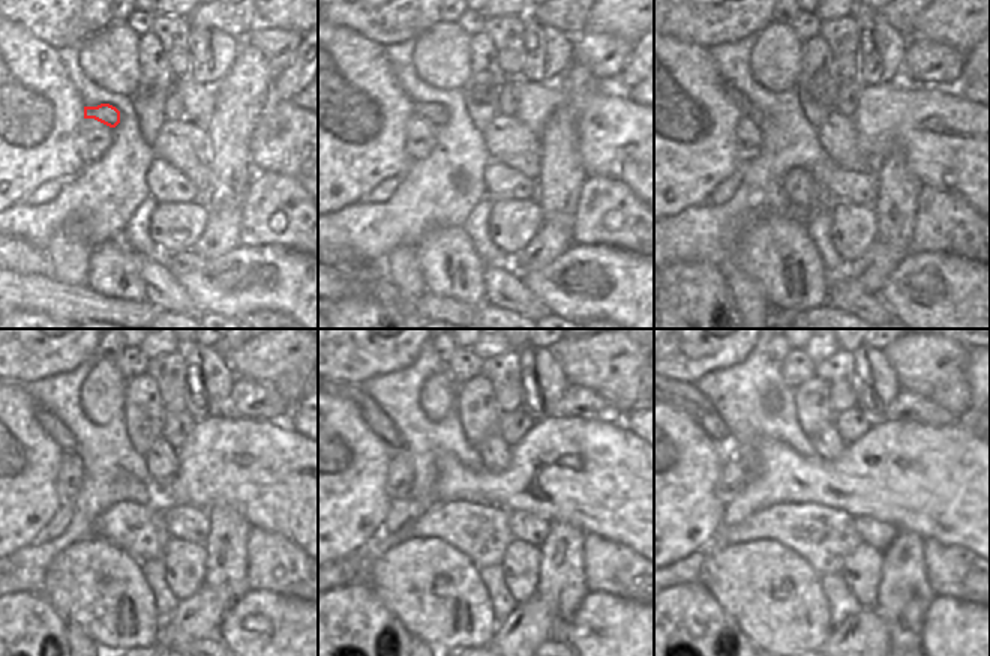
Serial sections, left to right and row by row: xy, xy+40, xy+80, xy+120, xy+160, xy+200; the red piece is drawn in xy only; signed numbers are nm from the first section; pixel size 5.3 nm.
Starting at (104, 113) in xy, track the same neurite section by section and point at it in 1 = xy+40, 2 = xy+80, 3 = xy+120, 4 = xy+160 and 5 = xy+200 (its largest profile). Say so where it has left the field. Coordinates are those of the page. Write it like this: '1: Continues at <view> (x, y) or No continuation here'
1: Continues at xy+40 (434, 113)
2: Continues at xy+80 (746, 108)
3: Continues at xy+120 (51, 425)
4: Continues at xy+160 (375, 418)
5: Continues at xy+200 (686, 397)

